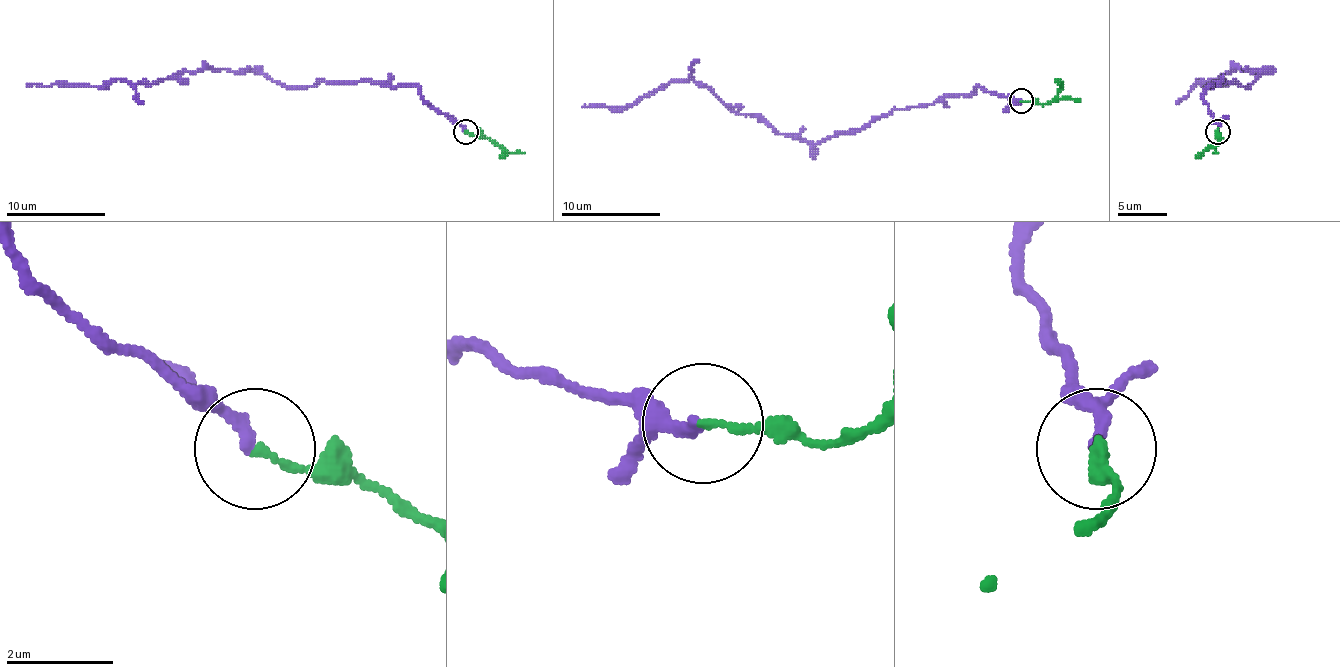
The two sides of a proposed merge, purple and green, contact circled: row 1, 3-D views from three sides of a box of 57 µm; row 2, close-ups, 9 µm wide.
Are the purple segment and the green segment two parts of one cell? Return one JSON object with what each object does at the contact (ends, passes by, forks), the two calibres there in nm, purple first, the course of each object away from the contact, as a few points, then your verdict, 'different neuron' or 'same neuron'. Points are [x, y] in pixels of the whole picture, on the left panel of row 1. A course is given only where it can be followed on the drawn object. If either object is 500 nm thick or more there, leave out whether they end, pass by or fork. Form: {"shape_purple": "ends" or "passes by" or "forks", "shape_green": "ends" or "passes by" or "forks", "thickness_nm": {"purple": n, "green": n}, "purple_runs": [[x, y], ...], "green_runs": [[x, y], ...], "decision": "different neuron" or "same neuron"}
{"shape_purple": "ends", "shape_green": "ends", "thickness_nm": {"purple": 240, "green": 140}, "purple_runs": [[465, 131], [415, 86], [376, 81], [282, 86], [222, 69], [153, 83], [26, 86]], "green_runs": [[465, 131], [495, 140], [510, 153], [524, 153]], "decision": "same neuron"}

